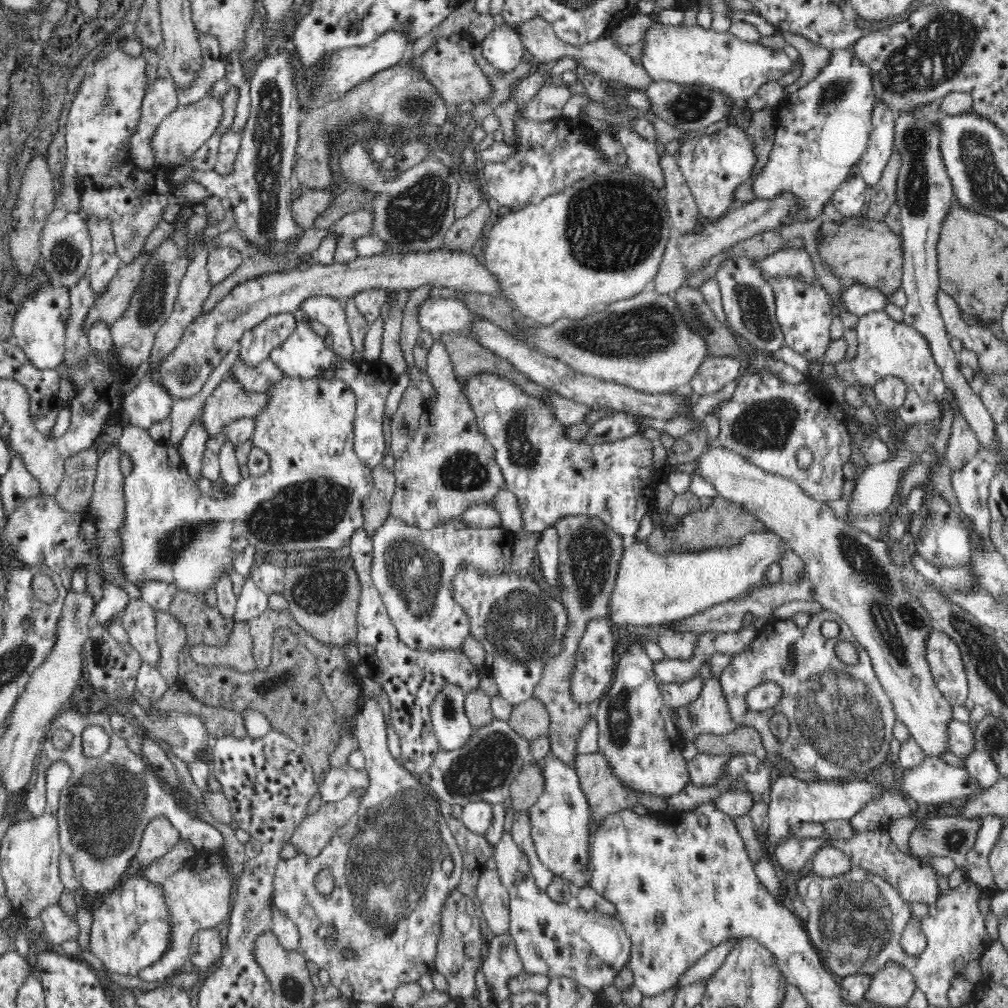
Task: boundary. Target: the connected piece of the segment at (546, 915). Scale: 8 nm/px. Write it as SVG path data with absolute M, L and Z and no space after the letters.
M508 832L502 833L502 838L495 847L493 858L496 860L500 880L510 895L509 902L509 935L516 943L518 955L525 972L532 974L547 974L549 978L568 977L590 989L596 996L613 983L614 977L622 966L629 962L631 955L631 940L617 916L609 917L595 910L586 911L584 908L570 908L568 904L554 902L546 892L535 886L531 876L528 859L514 843Z

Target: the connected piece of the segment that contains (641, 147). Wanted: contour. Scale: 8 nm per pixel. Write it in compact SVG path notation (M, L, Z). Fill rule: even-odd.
M629 125L615 129L616 139L621 142L622 150L627 154L627 166L636 176L649 180L664 197L664 171L659 163L657 147L654 141L639 138Z

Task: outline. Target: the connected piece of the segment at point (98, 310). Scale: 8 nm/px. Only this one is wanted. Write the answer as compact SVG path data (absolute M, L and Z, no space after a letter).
M149 252L138 256L131 263L121 264L106 292L95 300L94 306L88 310L88 316L84 320L84 332L94 328L95 323L104 323L111 327L116 320L119 320L130 306L131 296L136 292L142 278L142 268L145 265Z

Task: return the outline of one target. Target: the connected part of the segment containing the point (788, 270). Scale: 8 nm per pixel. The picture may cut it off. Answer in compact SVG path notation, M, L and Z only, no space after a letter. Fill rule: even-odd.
M788 247L780 250L772 256L758 260L758 266L768 276L792 275L806 281L806 283L816 279L814 277L814 264L804 248Z

